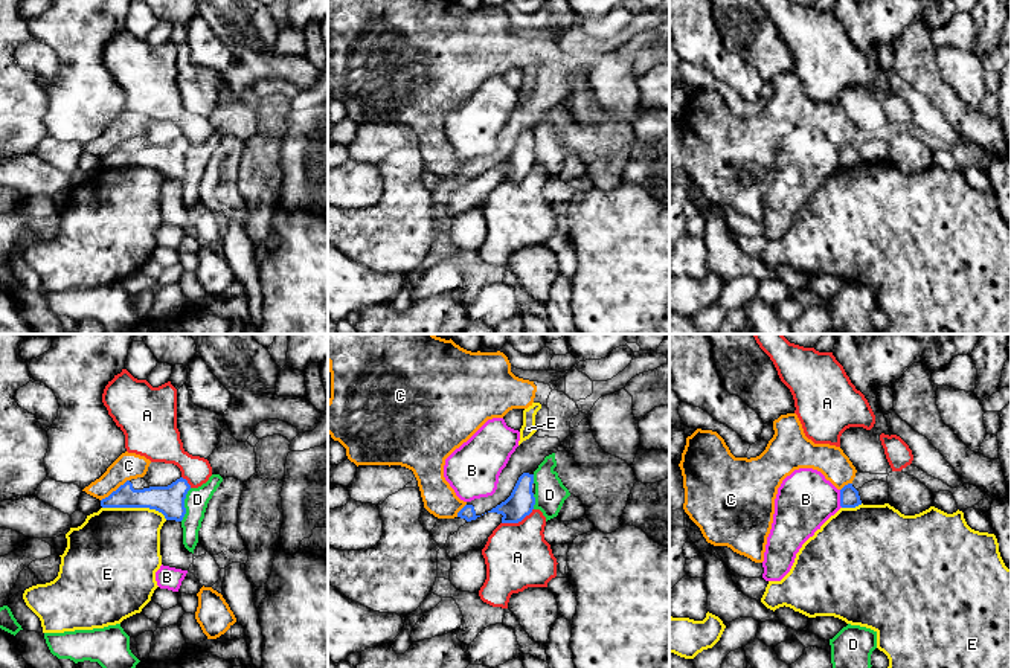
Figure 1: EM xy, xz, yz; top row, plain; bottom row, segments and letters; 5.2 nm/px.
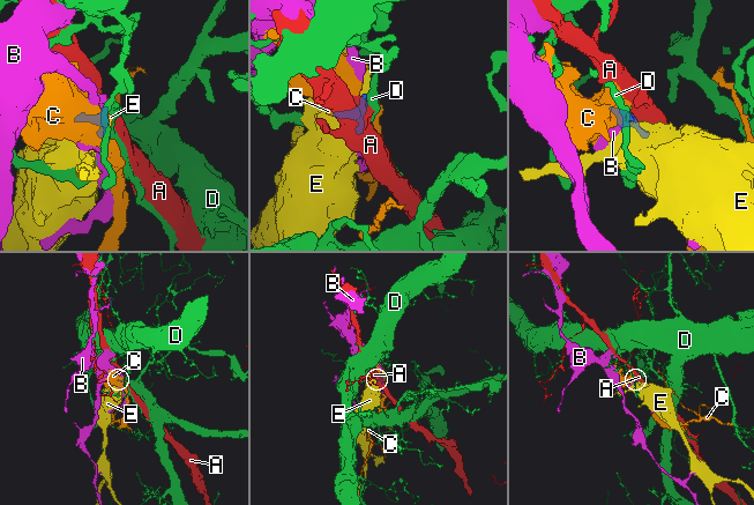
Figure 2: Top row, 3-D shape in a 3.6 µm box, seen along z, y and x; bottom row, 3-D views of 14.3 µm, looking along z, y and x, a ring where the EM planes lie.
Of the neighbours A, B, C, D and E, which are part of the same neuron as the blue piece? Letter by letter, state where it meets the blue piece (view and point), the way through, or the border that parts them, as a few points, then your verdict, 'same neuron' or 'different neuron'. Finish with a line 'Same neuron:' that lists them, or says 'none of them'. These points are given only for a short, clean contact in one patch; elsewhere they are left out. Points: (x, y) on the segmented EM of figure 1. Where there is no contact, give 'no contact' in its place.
A: xz (517, 522) | different neuron
B: yz (840, 499) | along yz (839, 490), (839, 504), (842, 507) | different neuron
C: xy (116, 490) | along xy (128, 479), (101, 500) | different neuron
D: xy (183, 505) | different neuron
E: xy (134, 507) | different neuron
Same neuron: none of them

